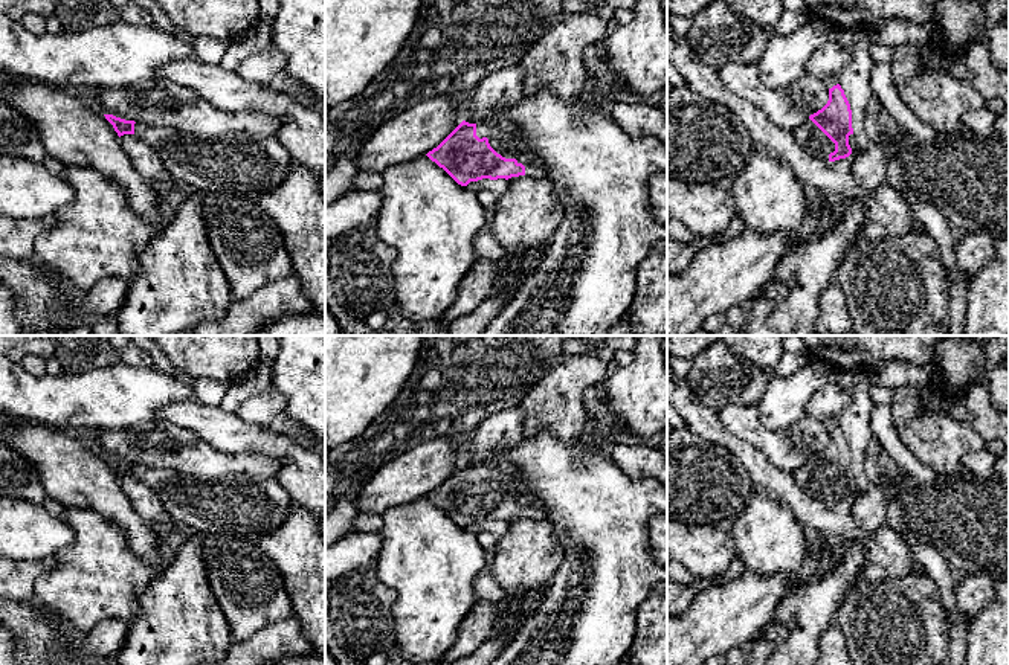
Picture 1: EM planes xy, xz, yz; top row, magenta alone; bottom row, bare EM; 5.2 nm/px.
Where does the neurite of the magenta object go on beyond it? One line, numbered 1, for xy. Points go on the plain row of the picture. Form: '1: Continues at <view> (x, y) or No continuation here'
1: Continues at xy (248, 507)

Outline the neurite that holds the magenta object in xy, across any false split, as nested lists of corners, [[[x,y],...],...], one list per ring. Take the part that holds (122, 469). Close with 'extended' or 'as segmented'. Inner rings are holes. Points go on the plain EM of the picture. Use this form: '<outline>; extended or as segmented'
[[[104,458],[119,479],[134,476],[151,488],[172,525],[194,528],[206,535],[260,543],[281,526],[293,508],[292,497],[276,477],[226,474],[195,479],[169,468]]]; extended

